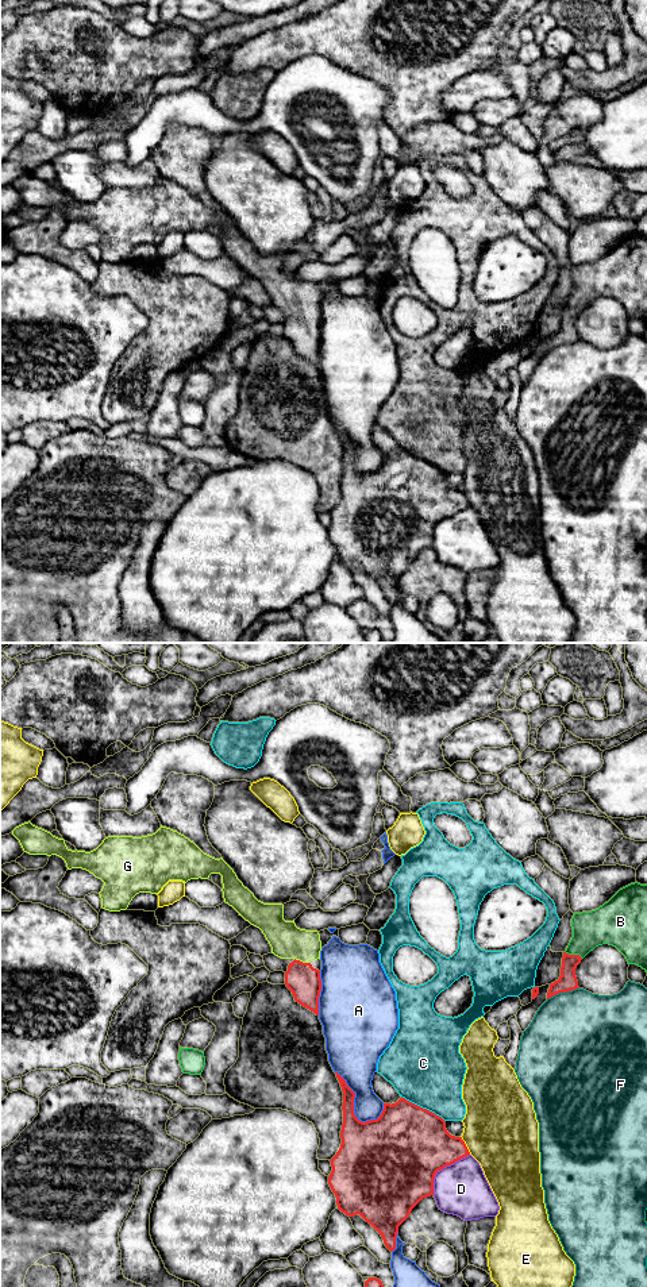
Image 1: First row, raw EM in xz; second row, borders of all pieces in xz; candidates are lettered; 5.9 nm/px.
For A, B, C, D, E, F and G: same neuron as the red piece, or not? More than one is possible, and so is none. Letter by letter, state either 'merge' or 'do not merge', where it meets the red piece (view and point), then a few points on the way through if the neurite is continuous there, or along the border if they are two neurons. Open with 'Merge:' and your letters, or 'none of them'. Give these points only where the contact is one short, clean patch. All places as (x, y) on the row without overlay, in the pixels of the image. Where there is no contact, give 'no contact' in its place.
Merge: G
A: do not merge | xz (353, 455)
B: do not merge | xz (574, 307)
C: do not merge | xz (422, 459)
D: do not merge | xz (442, 520)
E: do not merge | xz (465, 497)
F: do not merge | xz (562, 343)
G: merge | xz (301, 313) | across xz (304, 334), (301, 330), (301, 313), (301, 307), (287, 292)

